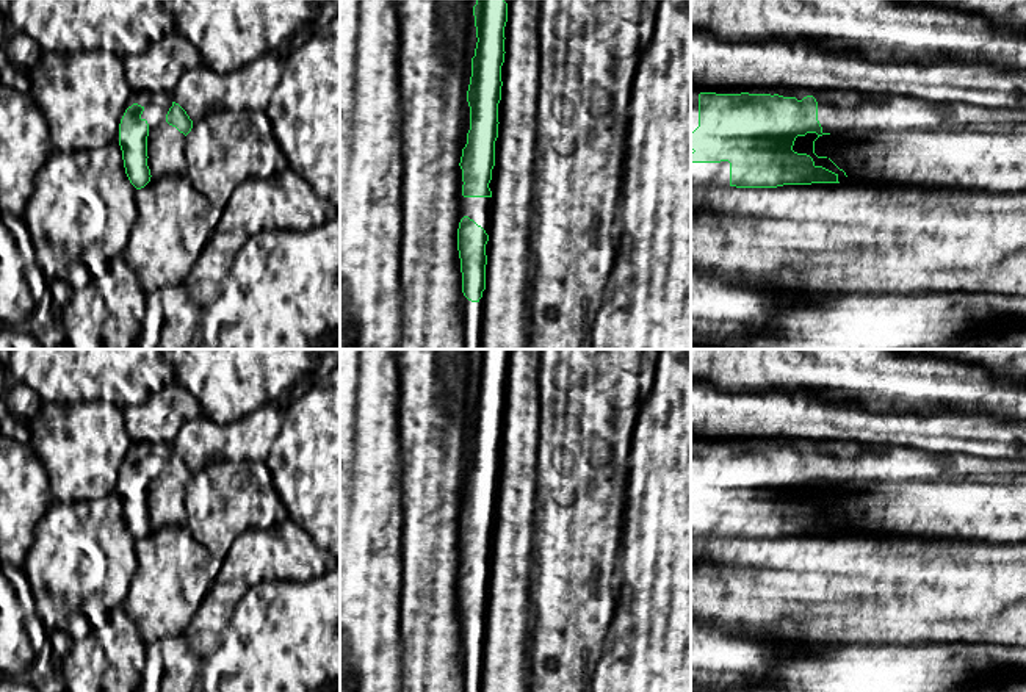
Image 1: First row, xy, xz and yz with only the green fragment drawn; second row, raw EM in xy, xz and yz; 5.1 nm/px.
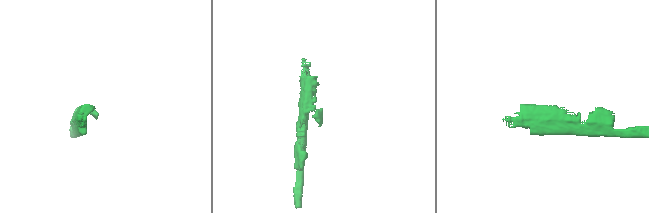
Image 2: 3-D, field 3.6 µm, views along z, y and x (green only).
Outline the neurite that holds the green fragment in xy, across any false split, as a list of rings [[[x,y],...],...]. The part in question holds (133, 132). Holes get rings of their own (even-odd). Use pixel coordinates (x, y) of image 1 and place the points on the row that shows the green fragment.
[[[132,91],[122,116],[116,124],[116,138],[113,139],[113,144],[121,146],[124,168],[130,183],[136,189],[141,189],[164,175],[185,175],[185,144],[191,128],[193,121],[172,100],[171,92]]]

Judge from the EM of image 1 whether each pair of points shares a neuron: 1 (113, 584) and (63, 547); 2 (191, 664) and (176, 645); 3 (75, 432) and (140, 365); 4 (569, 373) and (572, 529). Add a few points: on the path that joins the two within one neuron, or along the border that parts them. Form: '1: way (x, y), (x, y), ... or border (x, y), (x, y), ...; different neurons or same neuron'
1: way (104, 570), (83, 548), (77, 547); same neuron
2: way (187, 659), (177, 650); same neuron
3: border (66, 403), (108, 401), (122, 409); different neurons
4: way (591, 412), (589, 490); same neuron

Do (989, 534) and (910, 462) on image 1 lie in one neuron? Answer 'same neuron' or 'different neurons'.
same neuron

